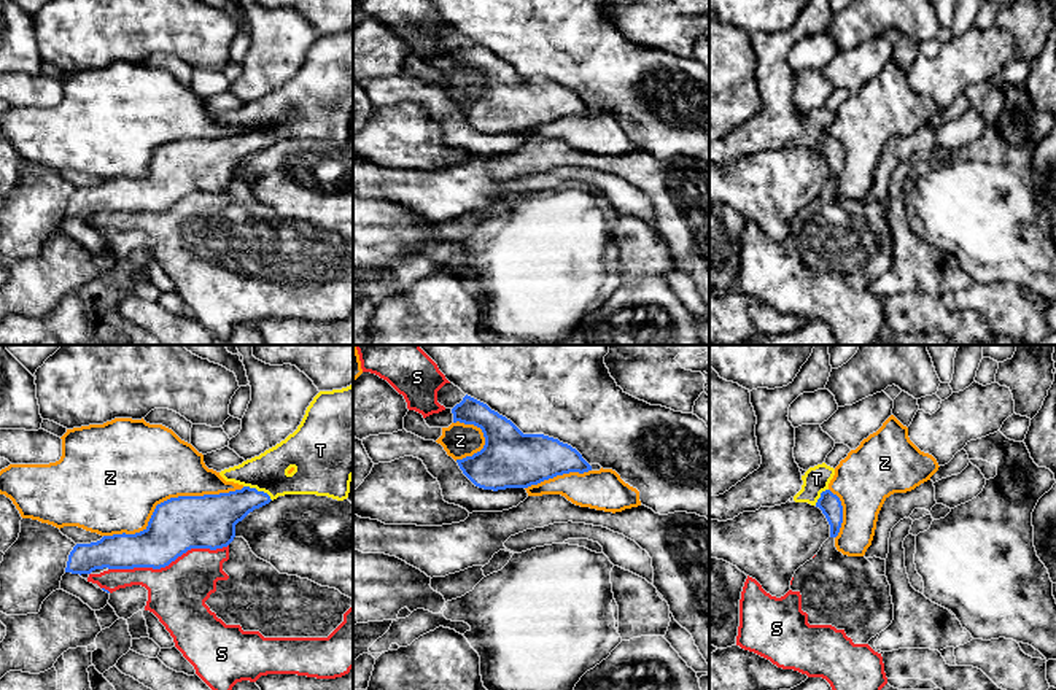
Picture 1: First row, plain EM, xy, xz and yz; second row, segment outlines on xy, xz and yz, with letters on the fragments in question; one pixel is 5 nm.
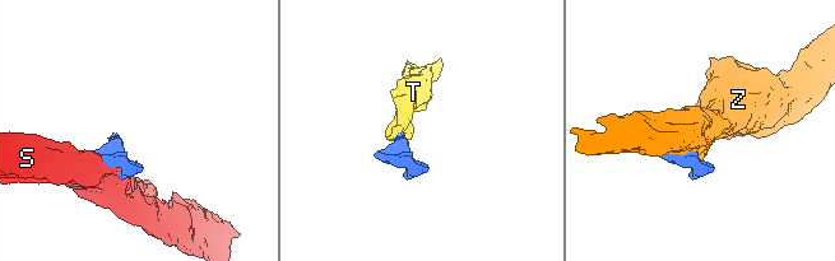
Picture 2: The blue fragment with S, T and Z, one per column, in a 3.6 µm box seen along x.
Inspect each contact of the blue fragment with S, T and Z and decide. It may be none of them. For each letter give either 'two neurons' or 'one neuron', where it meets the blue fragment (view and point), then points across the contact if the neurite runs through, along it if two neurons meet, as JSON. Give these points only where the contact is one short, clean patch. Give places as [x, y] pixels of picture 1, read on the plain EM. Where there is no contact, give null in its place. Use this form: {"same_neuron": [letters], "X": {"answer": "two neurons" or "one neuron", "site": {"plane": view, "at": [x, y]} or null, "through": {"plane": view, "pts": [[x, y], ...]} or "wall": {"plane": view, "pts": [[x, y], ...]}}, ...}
{"same_neuron": ["T"], "S": {"answer": "two neurons", "site": {"plane": "xy", "at": [167, 209]}}, "T": {"answer": "one neuron", "site": {"plane": "xy", "at": [256, 134]}, "through": {"plane": "xy", "pts": [[215, 159], [245, 145], [256, 134], [267, 116]]}}, "Z": {"answer": "two neurons", "site": {"plane": "xy", "at": [170, 142]}}}

